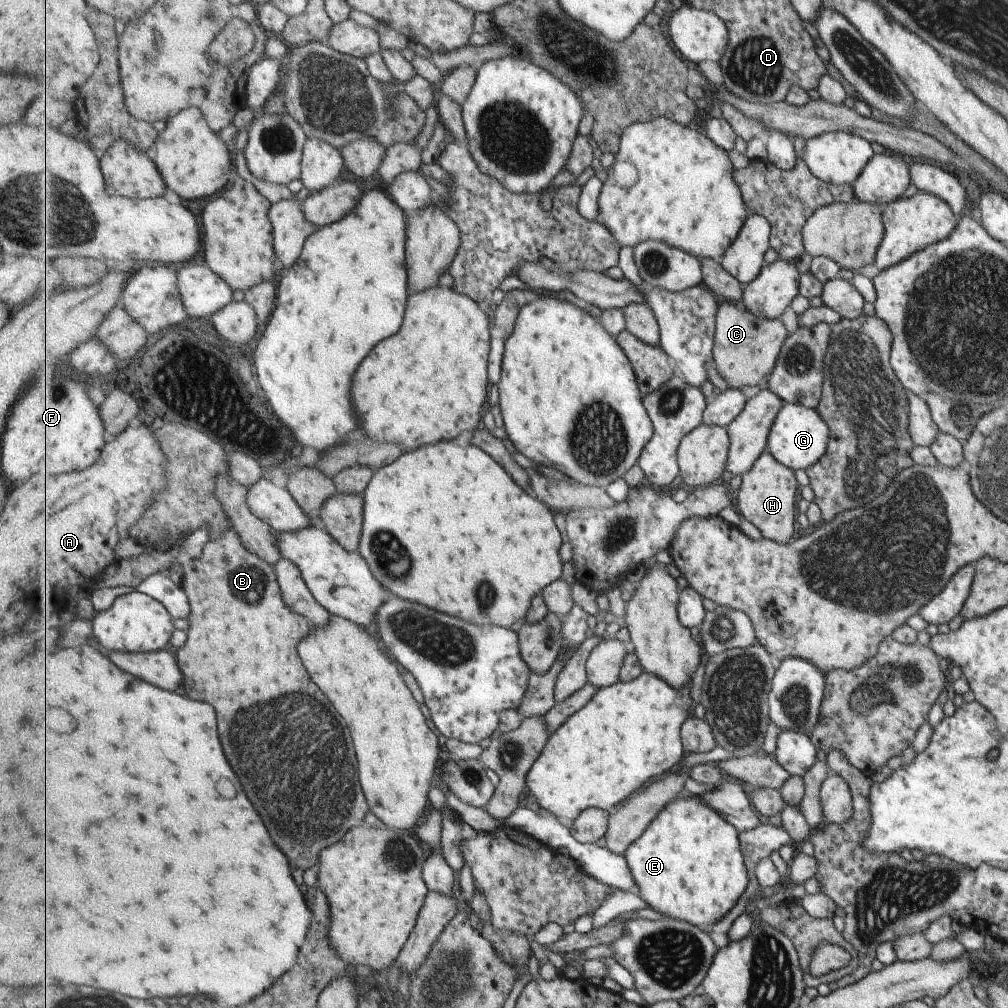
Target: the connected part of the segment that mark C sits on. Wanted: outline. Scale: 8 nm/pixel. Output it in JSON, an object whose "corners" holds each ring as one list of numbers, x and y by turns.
{"corners":[[720,302,714,340,716,370,729,389,754,393,769,382,769,376,773,374,779,354,789,337,789,330,781,320,765,320,746,308,743,312,735,304]]}

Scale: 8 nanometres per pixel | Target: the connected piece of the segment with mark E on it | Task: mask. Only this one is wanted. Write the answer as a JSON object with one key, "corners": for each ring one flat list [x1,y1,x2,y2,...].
{"corners":[[692,794,671,802,626,850,625,858,649,908,704,930,735,908,751,880,737,828]]}

